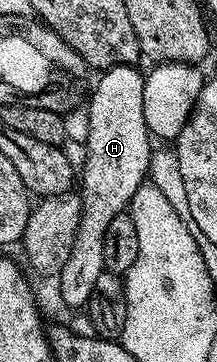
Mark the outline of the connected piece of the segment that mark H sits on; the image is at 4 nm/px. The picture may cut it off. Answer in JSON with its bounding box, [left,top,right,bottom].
[57,65,153,307]

